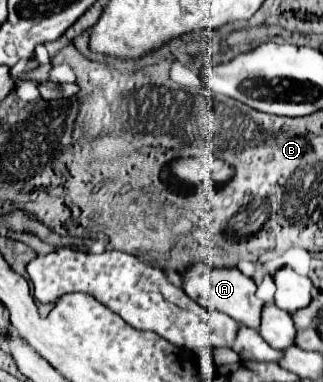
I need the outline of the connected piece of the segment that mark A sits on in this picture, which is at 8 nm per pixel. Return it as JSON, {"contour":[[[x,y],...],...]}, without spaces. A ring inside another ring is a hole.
{"contour":[[[196,263],[190,271],[182,275],[182,279],[184,279],[184,291],[200,305],[212,311],[226,313],[232,319],[236,319],[240,325],[246,325],[252,329],[260,327],[260,313],[262,313],[264,301],[256,297],[256,283],[244,273],[240,273],[238,269],[212,269],[206,263]]]}

